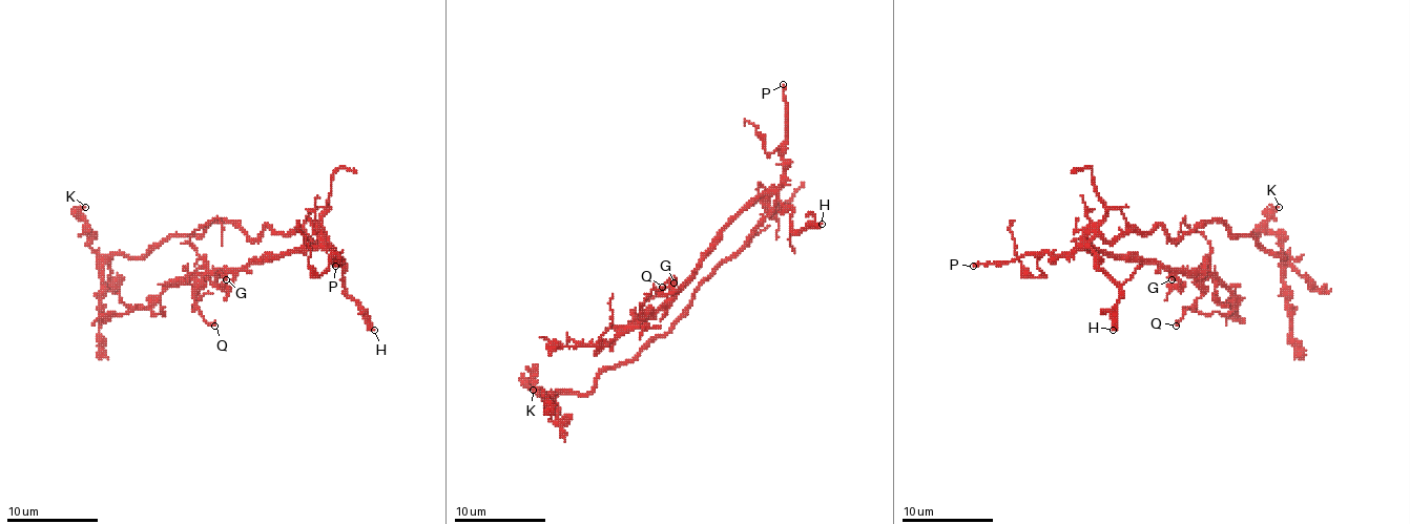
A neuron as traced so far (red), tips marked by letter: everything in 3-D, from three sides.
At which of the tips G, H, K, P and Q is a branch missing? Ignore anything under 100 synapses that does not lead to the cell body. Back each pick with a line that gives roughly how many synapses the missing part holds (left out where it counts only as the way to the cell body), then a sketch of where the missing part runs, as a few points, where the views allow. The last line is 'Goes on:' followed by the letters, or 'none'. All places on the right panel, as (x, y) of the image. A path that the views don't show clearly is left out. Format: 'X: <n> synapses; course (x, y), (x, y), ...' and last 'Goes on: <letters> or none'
Goes on: none

